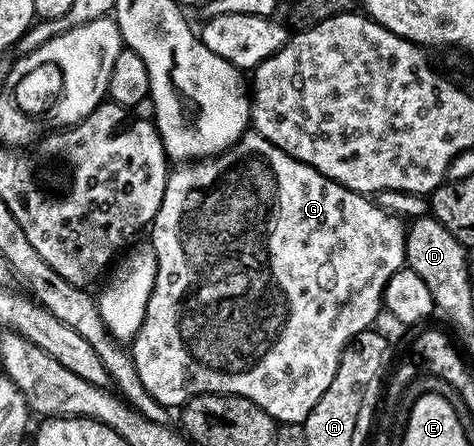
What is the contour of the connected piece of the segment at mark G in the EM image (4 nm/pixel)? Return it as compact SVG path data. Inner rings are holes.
M247 132L247 133L245 133L245 134L243 134L243 135L242 135L242 137L241 137L241 138L239 138L239 139L238 139L238 141L236 141L236 142L233 142L233 143L232 143L232 144L231 144L231 146L230 146L230 149L229 149L229 150L226 150L226 151L225 151L225 152L224 152L224 153L222 153L222 154L219 154L219 155L217 155L217 156L215 156L215 157L213 157L213 158L203 158L203 159L201 159L201 160L195 160L195 161L193 161L193 162L191 162L191 163L189 163L189 164L178 164L178 165L175 165L175 166L174 166L174 167L173 167L173 169L171 169L171 170L170 170L170 171L169 171L169 173L167 173L167 176L166 176L166 187L165 187L165 188L164 188L164 200L163 200L163 201L162 201L162 203L161 203L161 204L160 204L160 208L159 208L159 209L158 209L158 211L157 211L157 212L156 212L156 216L155 216L155 217L154 217L154 221L153 221L153 223L152 223L152 225L151 225L151 226L150 226L150 227L149 227L149 230L148 230L148 235L149 235L149 234L150 234L150 238L148 238L148 242L149 242L149 245L151 245L151 246L153 246L153 248L154 248L154 251L155 251L155 252L156 252L156 264L157 264L157 265L158 265L158 267L157 267L157 268L156 268L156 280L155 280L155 281L154 281L154 287L153 287L153 288L152 288L152 296L148 296L148 308L147 308L147 309L146 309L146 319L145 319L145 320L144 320L144 324L140 324L140 328L139 328L139 329L138 329L138 334L137 334L137 335L136 335L136 336L135 336L135 337L134 337L134 339L133 339L133 340L132 340L132 353L133 353L133 355L134 355L134 363L135 363L135 364L136 364L136 372L140 372L140 380L141 380L141 382L142 382L142 383L144 383L144 388L148 388L148 392L149 392L149 393L150 393L150 394L151 394L151 396L153 396L153 397L154 397L154 398L155 398L155 400L157 400L157 401L158 401L158 402L159 402L159 404L161 404L161 406L165 406L165 407L167 407L167 408L173 408L173 406L175 406L175 408L181 408L181 407L183 407L183 406L185 406L185 404L186 404L186 402L187 402L187 401L188 401L188 399L190 399L190 398L195 398L195 396L197 396L197 394L205 394L205 393L207 393L207 394L235 394L235 395L236 395L236 396L240 396L240 397L241 397L241 398L247 398L247 399L248 399L248 400L252 400L252 401L253 401L253 402L255 402L255 403L256 403L256 405L258 405L258 406L259 406L259 407L260 407L260 408L264 408L264 412L268 412L268 416L272 416L272 417L273 417L273 418L274 418L274 421L275 421L275 423L278 423L278 424L281 424L281 423L284 423L284 422L301 422L301 423L305 423L305 421L306 421L306 417L307 417L307 416L309 416L309 414L310 414L310 413L311 413L311 412L312 412L312 408L316 408L316 404L317 404L317 403L318 403L318 401L319 401L319 400L320 400L320 396L324 396L324 392L328 392L328 384L332 384L332 376L336 376L336 368L337 368L337 367L338 367L338 365L339 365L339 364L340 364L340 356L341 356L341 355L342 355L342 349L343 349L343 348L344 348L344 347L345 347L345 346L346 346L346 345L348 345L348 343L350 343L350 342L352 342L352 341L354 341L354 338L355 338L355 337L356 337L356 335L358 335L358 334L360 334L360 333L363 333L363 332L366 332L366 331L369 331L369 330L370 330L370 329L371 329L371 327L373 327L373 326L370 326L370 325L372 325L372 324L373 324L373 322L374 322L374 321L376 321L376 320L377 320L377 318L378 318L378 310L379 310L379 314L380 314L380 311L381 311L381 310L382 310L382 309L383 309L383 306L384 306L384 303L383 303L383 301L382 301L382 294L383 294L383 293L384 293L384 291L385 291L385 290L386 290L386 285L387 285L387 284L388 284L388 280L392 280L392 276L393 276L393 275L394 275L394 273L395 273L395 272L397 272L397 271L398 271L398 270L401 270L401 269L403 269L403 267L405 267L405 266L406 266L406 232L407 232L407 227L406 227L406 226L405 226L405 225L404 225L404 222L403 222L403 226L402 226L402 222L401 222L401 220L400 220L400 219L398 219L398 218L397 218L397 216L396 216L396 215L394 215L394 214L385 214L385 212L384 212L384 211L382 211L382 210L381 210L381 208L380 208L380 207L378 207L378 206L377 206L377 204L376 204L376 203L374 203L374 202L377 202L377 201L374 201L374 200L371 200L371 199L370 199L370 198L369 198L369 197L367 197L367 195L364 195L364 194L358 194L358 193L356 193L356 192L355 192L355 191L354 191L354 190L350 190L350 189L349 189L349 188L347 188L347 186L341 186L341 184L340 184L340 183L338 183L338 182L333 182L333 180L331 180L331 179L330 179L330 178L329 178L329 177L328 177L328 176L324 176L324 175L323 175L323 174L321 174L321 173L320 173L320 172L316 172L316 168L312 168L312 167L311 167L311 166L309 166L309 165L308 165L308 164L304 164L304 163L303 163L303 162L301 162L301 161L300 161L300 160L296 160L296 159L295 159L295 158L293 158L293 157L292 157L292 156L288 156L288 155L287 155L287 154L285 154L285 153L284 153L284 152L283 152L283 151L282 151L282 150L281 150L281 149L280 149L280 148L276 148L276 144L272 144L272 143L271 143L271 142L270 142L270 141L269 141L269 140L268 140L268 139L267 139L267 138L265 138L265 137L264 137L264 136L260 136L260 135L259 135L259 134L257 134L257 133L256 133L256 132Z

